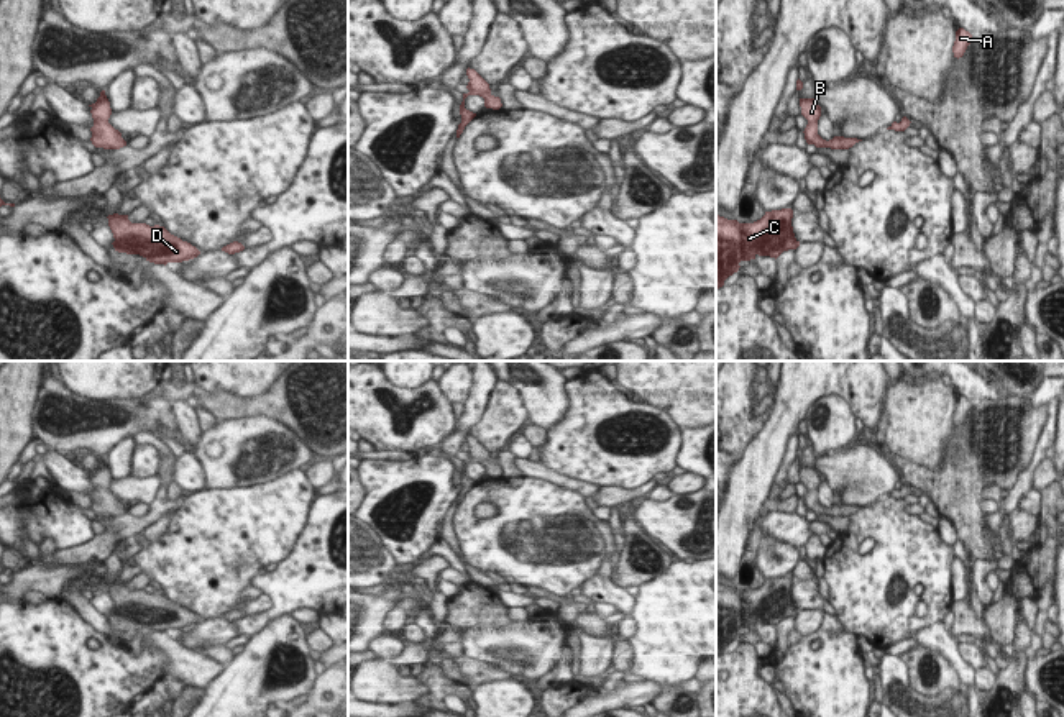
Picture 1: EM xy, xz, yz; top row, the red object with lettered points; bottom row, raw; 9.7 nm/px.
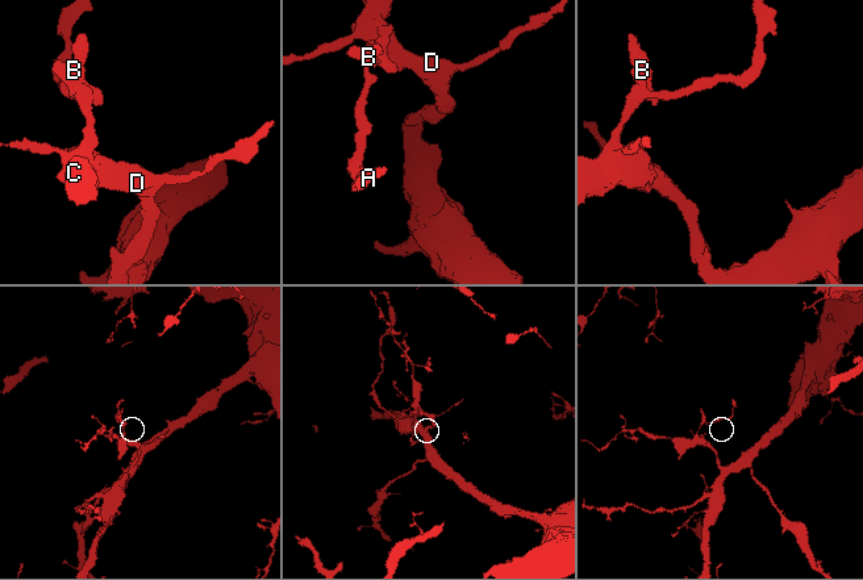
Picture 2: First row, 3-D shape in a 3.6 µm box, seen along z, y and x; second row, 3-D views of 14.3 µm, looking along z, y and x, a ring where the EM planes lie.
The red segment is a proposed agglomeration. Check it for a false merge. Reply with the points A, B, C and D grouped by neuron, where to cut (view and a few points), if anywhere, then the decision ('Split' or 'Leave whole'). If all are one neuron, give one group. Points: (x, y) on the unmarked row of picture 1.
Groups: A B C D. No split. Leave whole

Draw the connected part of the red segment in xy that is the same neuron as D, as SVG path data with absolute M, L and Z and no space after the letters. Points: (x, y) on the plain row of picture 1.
M108 582L108 594L115 609L115 619L140 622L154 632L182 630L194 627L200 619L187 609L171 602L164 594L131 591L128 582Z

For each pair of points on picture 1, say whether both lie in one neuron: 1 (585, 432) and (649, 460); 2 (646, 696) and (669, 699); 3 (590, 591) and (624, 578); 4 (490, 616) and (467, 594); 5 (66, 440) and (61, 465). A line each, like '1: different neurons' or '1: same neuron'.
1: same neuron
2: different neurons
3: different neurons
4: same neuron
5: different neurons

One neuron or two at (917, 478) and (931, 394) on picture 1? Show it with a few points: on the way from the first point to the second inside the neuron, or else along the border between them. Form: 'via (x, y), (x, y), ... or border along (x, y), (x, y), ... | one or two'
border along (949, 440), (936, 468), (925, 468), (894, 455) | two

